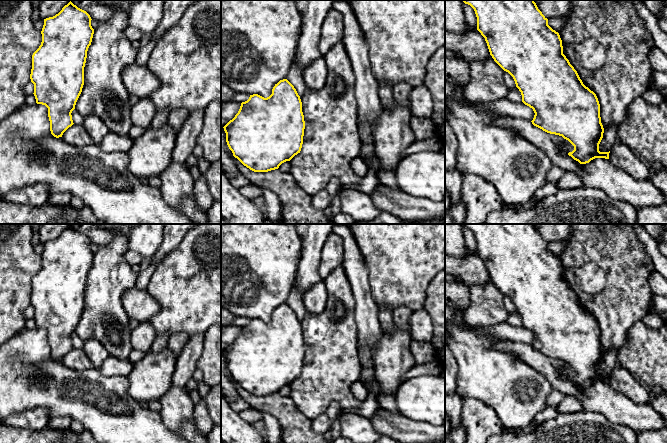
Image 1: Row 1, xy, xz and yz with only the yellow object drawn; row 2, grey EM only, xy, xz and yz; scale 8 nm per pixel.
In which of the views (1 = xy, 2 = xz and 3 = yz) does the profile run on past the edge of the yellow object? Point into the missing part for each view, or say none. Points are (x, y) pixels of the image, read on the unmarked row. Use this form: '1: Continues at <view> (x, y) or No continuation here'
1: No continuation here
2: No continuation here
3: No continuation here

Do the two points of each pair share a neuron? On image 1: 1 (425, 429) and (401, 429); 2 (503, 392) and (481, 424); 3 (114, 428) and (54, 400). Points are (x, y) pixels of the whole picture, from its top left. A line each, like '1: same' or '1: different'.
1: same
2: different
3: same

